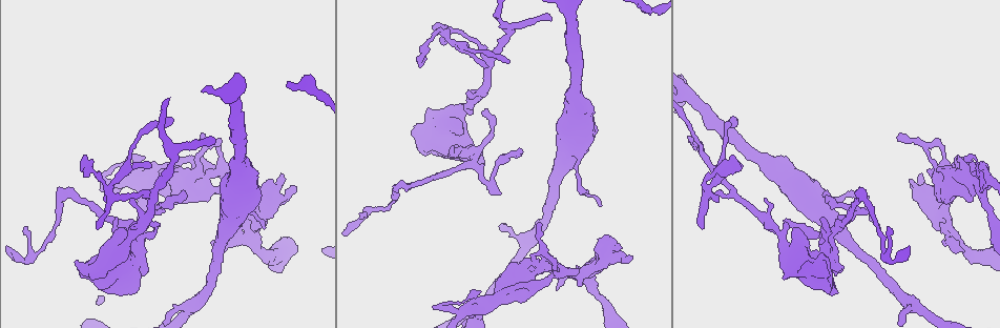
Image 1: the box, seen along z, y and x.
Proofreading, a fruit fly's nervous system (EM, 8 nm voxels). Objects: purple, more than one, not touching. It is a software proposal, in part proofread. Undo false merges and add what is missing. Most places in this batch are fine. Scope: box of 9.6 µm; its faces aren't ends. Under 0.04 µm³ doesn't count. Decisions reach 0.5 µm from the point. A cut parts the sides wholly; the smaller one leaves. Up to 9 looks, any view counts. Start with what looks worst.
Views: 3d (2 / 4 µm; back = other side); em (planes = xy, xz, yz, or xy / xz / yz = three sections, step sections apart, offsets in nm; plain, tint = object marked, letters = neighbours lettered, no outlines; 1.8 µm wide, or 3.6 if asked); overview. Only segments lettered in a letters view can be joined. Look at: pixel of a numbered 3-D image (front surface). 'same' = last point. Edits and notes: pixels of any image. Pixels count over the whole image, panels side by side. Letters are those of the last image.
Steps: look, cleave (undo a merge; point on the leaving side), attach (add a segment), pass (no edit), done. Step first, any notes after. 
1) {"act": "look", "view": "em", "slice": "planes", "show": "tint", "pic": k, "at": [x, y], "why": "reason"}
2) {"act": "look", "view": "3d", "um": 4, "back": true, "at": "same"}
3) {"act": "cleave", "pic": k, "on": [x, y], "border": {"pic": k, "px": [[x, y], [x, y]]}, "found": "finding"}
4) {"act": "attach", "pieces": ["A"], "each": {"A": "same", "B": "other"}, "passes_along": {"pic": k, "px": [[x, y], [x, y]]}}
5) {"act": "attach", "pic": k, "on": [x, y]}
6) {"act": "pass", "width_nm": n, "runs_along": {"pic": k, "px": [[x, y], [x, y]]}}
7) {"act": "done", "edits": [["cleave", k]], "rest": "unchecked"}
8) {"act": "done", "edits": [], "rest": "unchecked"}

{"act": "look", "view": "3d", "um": 4, "pic": 1, "at": [253, 217], "why": "a fork"}

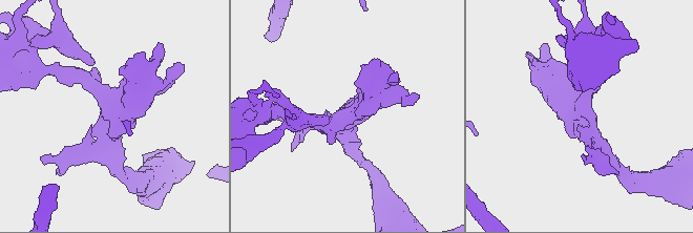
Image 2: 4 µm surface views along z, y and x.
{"act": "look", "view": "em", "slice": "yz", "step": 8, "show": "letters", "pic": 2, "at": [346, 117]}

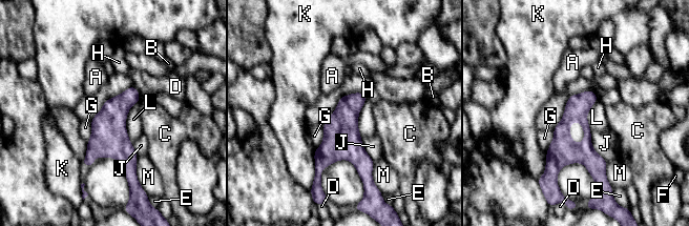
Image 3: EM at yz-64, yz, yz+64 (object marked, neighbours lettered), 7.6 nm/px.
{"act": "look", "view": "em", "slice": "planes", "show": "letters", "at": "same", "why": "another direction"}

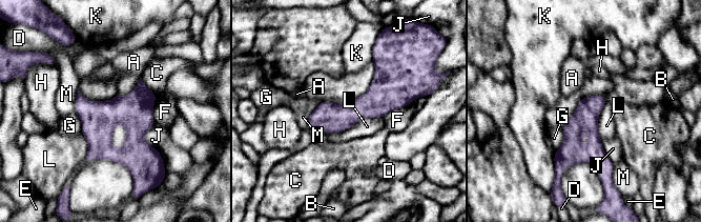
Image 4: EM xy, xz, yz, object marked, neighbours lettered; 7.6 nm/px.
{"act": "pass", "each": {"A": "other", "B": "other", "C": "other", "D": "other", "E": "other", "F": "other", "G": "other", "H": "other", "J": "other", "K": "other", "L": "other", "M": "other"}, "border": {"pic": 4, "px": [[383, 117], [362, 118], [327, 134]]}, "found": "all the same cell"}

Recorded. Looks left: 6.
{"act": "look", "view": "em", "slice": "yz", "step": 4, "show": "letters", "pic": 1, "at": [706, 190], "why": "sharp bend"}

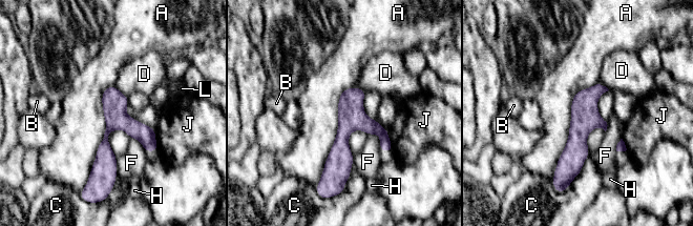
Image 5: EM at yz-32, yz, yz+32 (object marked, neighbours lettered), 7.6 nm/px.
{"act": "pass", "width_nm": 190, "each": {"A": "other", "B": "other", "C": "other", "D": "other", "F": "other", "H": "other", "J": "other", "L": "other"}, "border": {"pic": 5, "px": [[596, 82], [573, 97], [552, 177]]}, "found": "continuous, no second cell"}

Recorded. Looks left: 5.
{"act": "look", "view": "em", "slice": "planes", "show": "letters", "pic": 1, "at": [149, 178], "why": "branch point"}

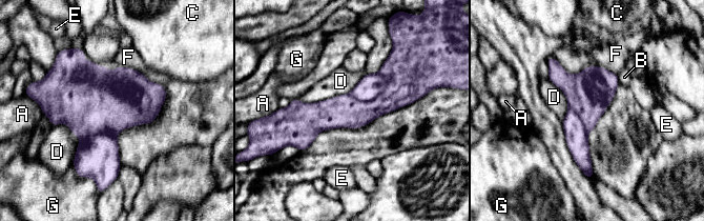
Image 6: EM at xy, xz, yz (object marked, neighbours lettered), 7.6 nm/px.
{"act": "pass", "each": {"A": "other", "B": "other", "C": "other", "D": "other", "E": "other", "F": "other", "G": "other"}, "runs_along": {"pic": 6, "px": [[414, 98], [289, 115]]}, "found": "continuous, no second cell"}

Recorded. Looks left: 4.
{"act": "look", "view": "em", "slice": "xy", "step": 16, "show": "tint", "pic": 1, "at": [734, 119], "why": "branch stops here"}

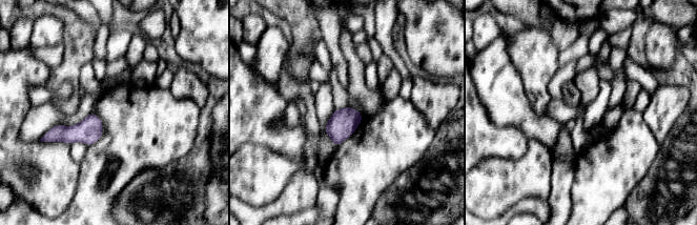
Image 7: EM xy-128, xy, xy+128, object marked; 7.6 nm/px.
{"act": "look", "view": "em", "slice": "planes", "show": "letters", "at": "same"}

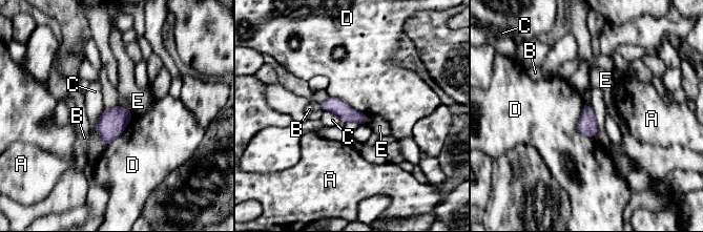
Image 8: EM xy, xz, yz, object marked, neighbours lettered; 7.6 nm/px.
{"act": "pass", "longest_contact_nm": ["C", 300], "each": {"A": "other", "B": "other", "C": "other", "D": "other", "E": "other"}, "runs_along": {"pic": 8, "px": [[323, 104], [336, 105], [365, 121]]}, "found": "none of them fits"}

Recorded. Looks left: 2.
{"act": "done", "edits": [], "rest": "unchecked"}

